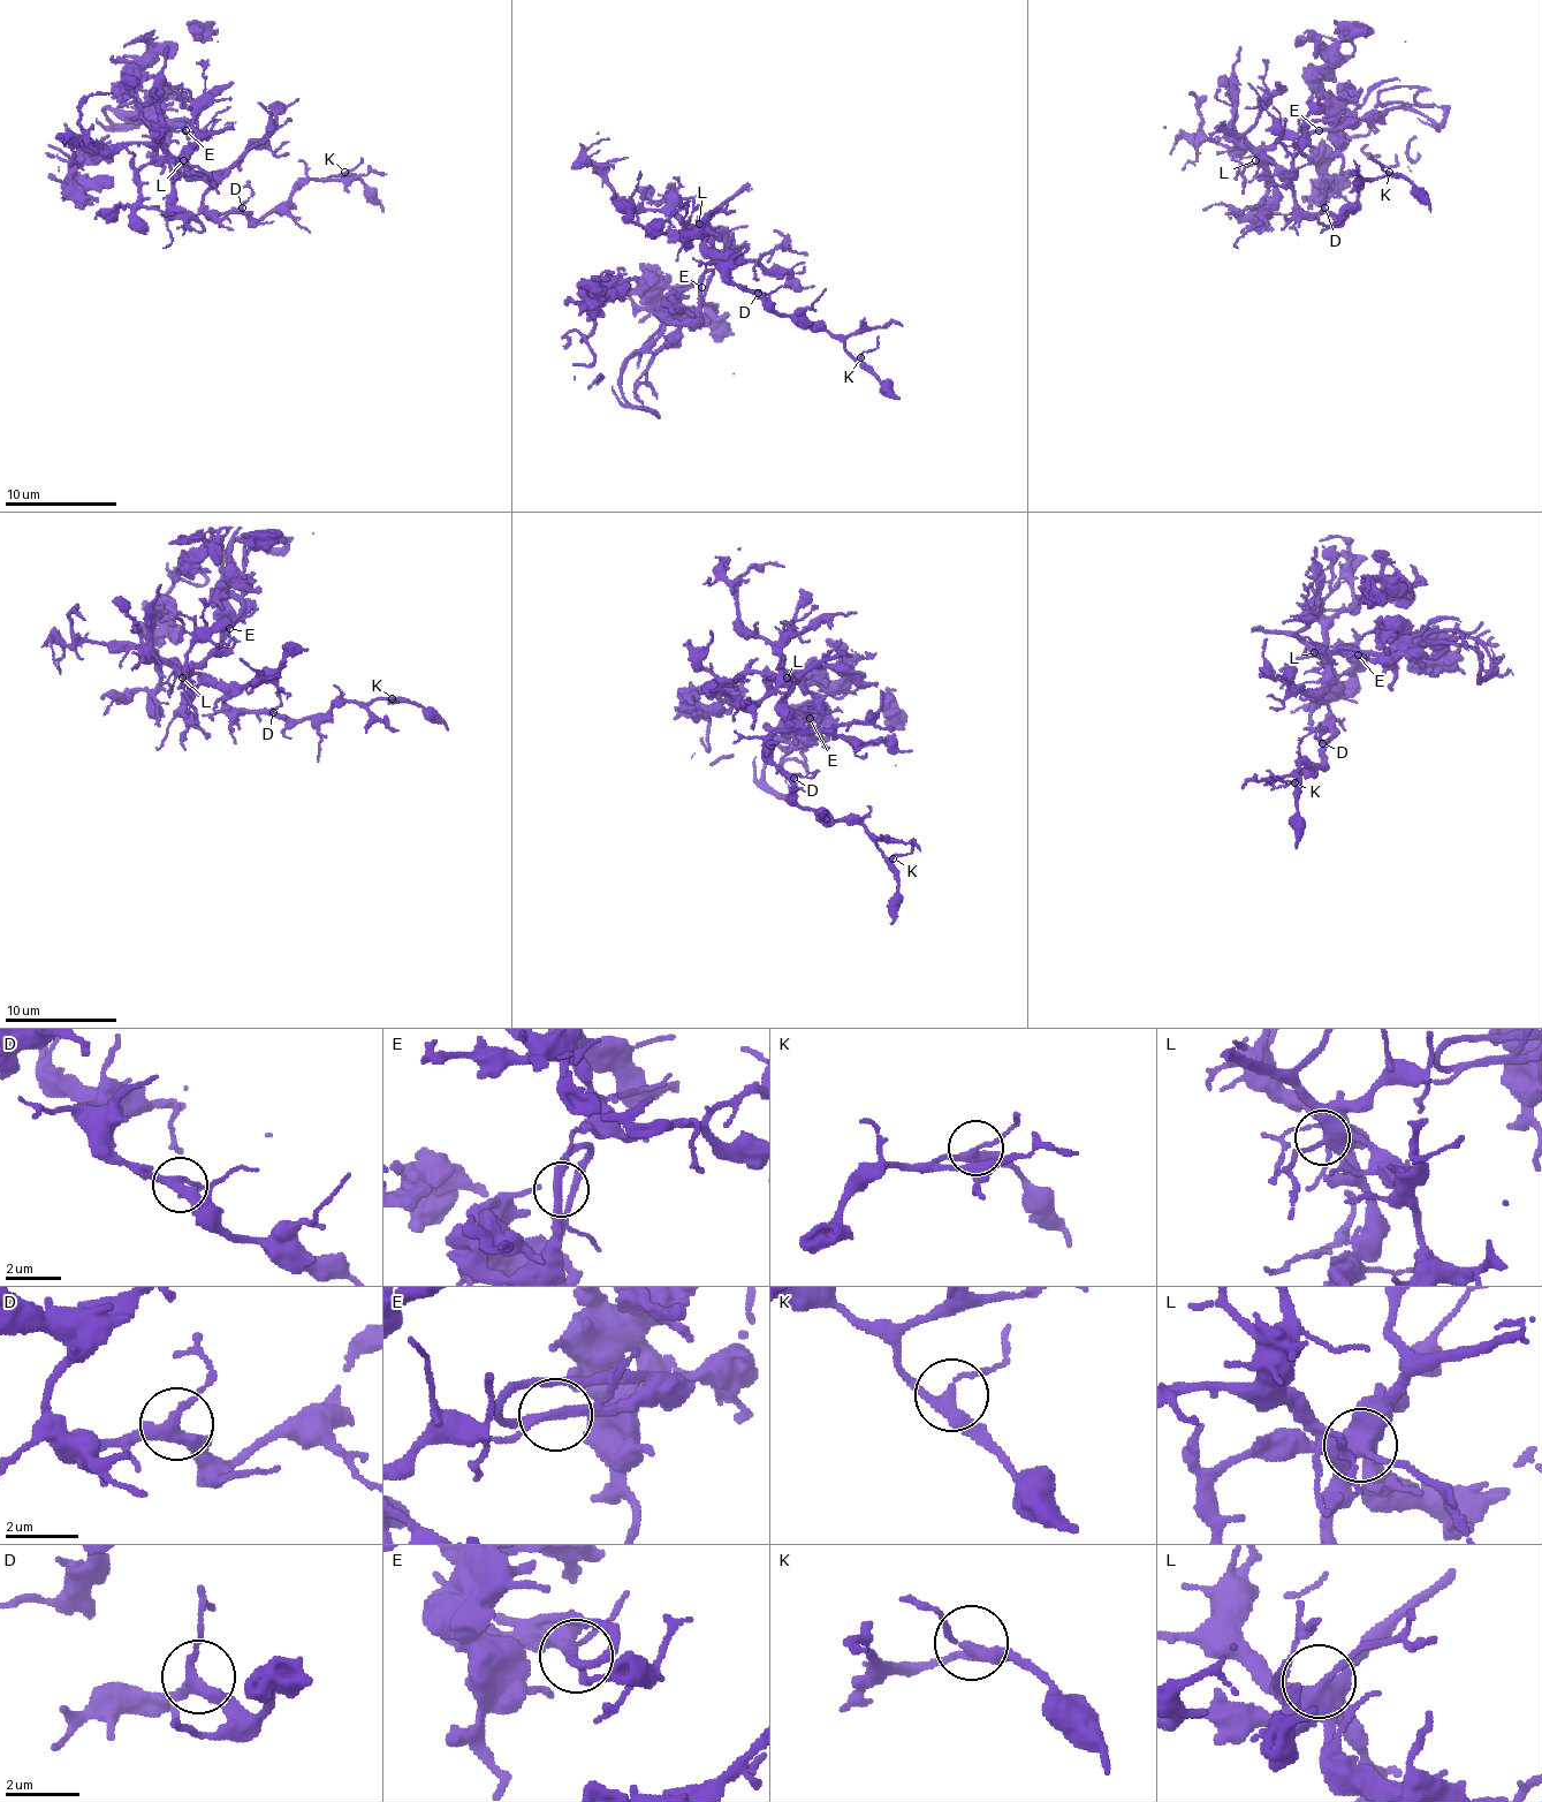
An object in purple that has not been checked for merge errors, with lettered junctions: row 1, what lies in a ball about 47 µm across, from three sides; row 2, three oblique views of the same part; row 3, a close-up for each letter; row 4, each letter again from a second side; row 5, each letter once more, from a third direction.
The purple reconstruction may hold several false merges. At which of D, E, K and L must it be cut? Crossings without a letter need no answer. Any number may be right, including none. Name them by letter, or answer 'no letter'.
E

